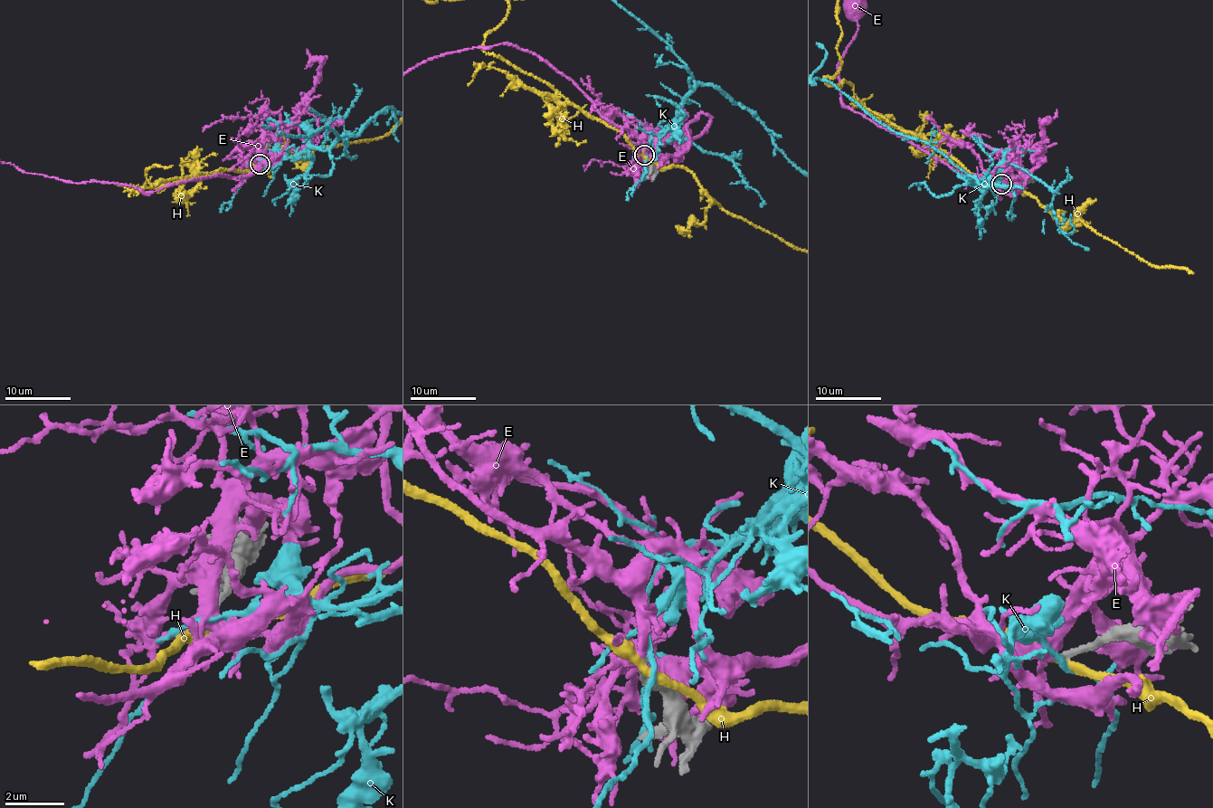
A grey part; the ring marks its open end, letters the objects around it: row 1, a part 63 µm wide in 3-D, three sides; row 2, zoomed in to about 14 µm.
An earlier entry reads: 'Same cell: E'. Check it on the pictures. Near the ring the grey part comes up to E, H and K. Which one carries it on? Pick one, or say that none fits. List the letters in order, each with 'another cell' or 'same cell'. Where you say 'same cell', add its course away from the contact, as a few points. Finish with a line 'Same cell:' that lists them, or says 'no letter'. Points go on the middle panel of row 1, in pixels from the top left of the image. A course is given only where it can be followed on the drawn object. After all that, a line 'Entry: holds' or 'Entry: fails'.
E: same cell; course (643, 156), (642, 142), (608, 120), (571, 80), (527, 51), (502, 43), (417, 63)
H: another cell
K: another cell
Same cell: E
Entry: holds

